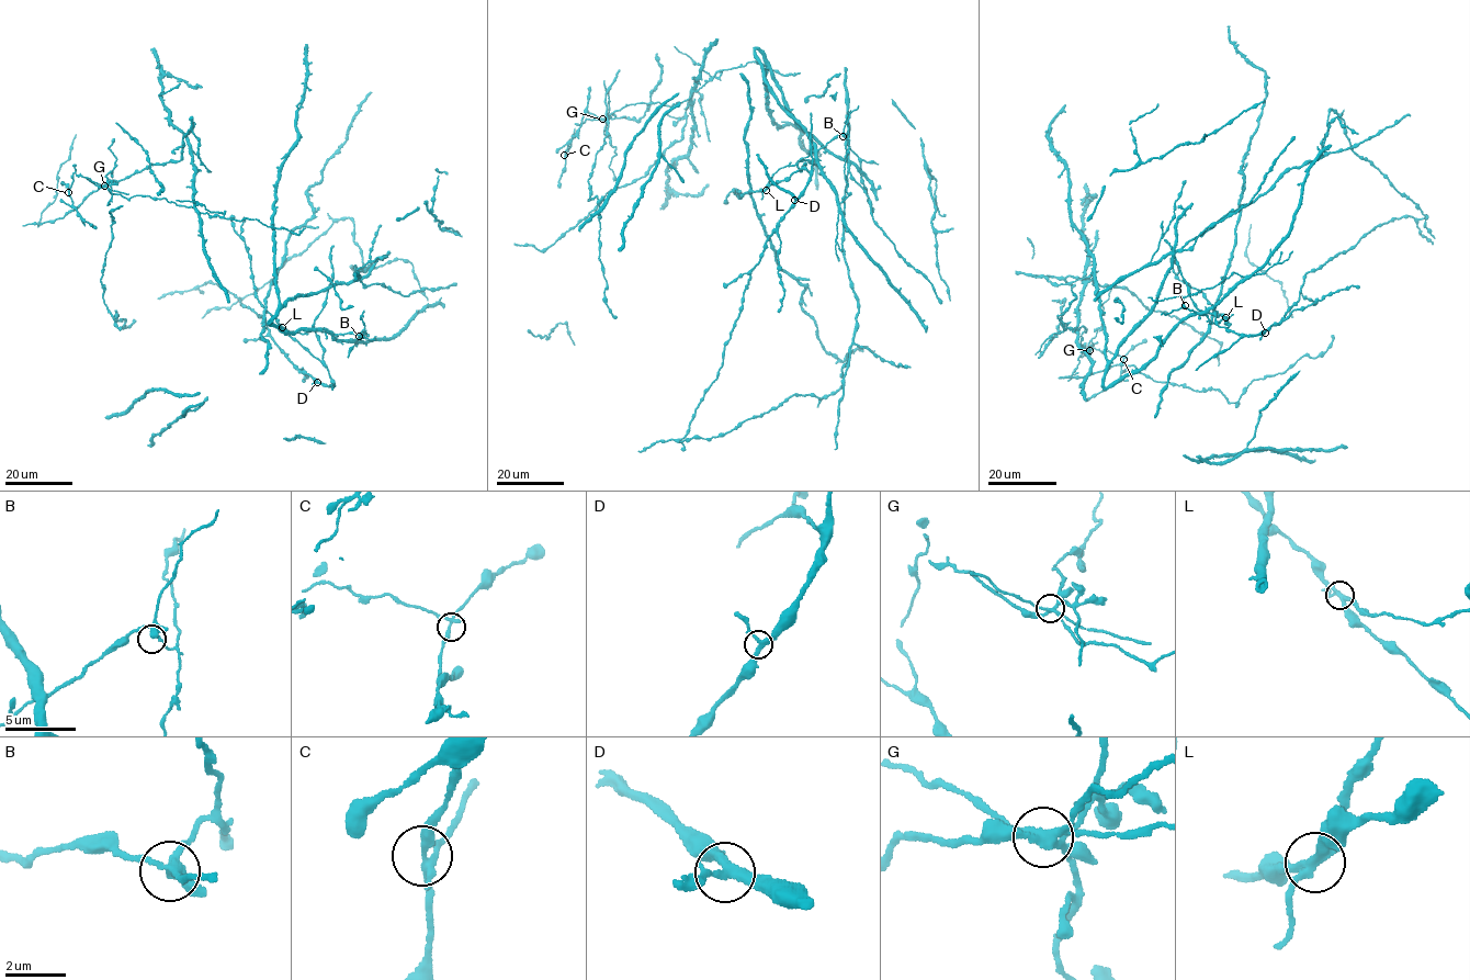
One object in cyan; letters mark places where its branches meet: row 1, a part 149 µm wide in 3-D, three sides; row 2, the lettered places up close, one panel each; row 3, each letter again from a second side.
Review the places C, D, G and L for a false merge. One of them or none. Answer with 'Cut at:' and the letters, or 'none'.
Cut at: L

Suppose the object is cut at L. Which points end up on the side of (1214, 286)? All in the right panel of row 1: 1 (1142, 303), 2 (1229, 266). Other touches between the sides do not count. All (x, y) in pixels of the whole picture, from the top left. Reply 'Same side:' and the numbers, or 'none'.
Same side: none

